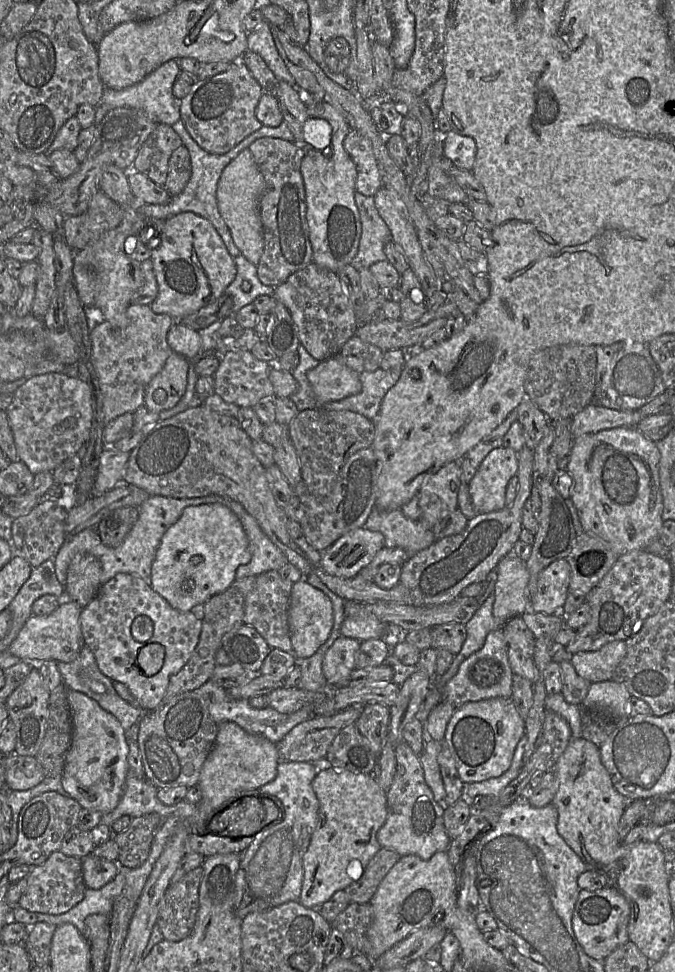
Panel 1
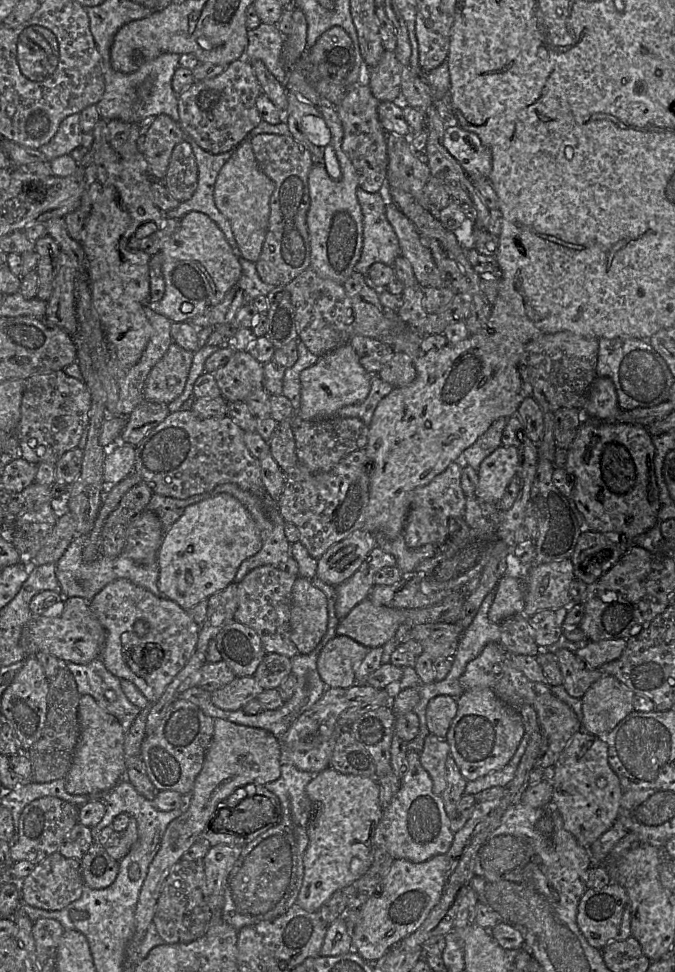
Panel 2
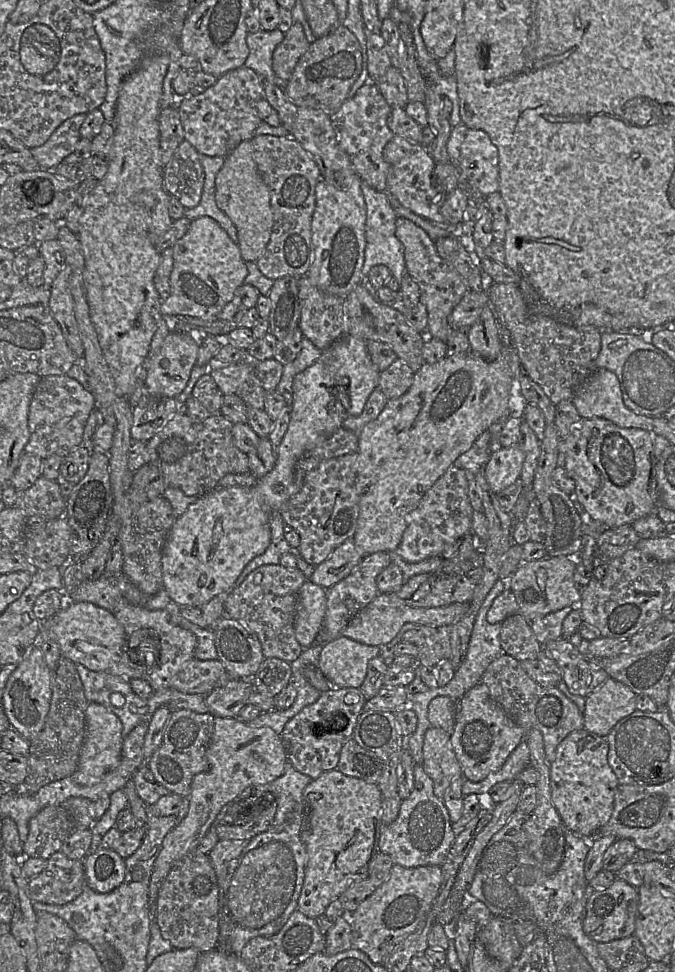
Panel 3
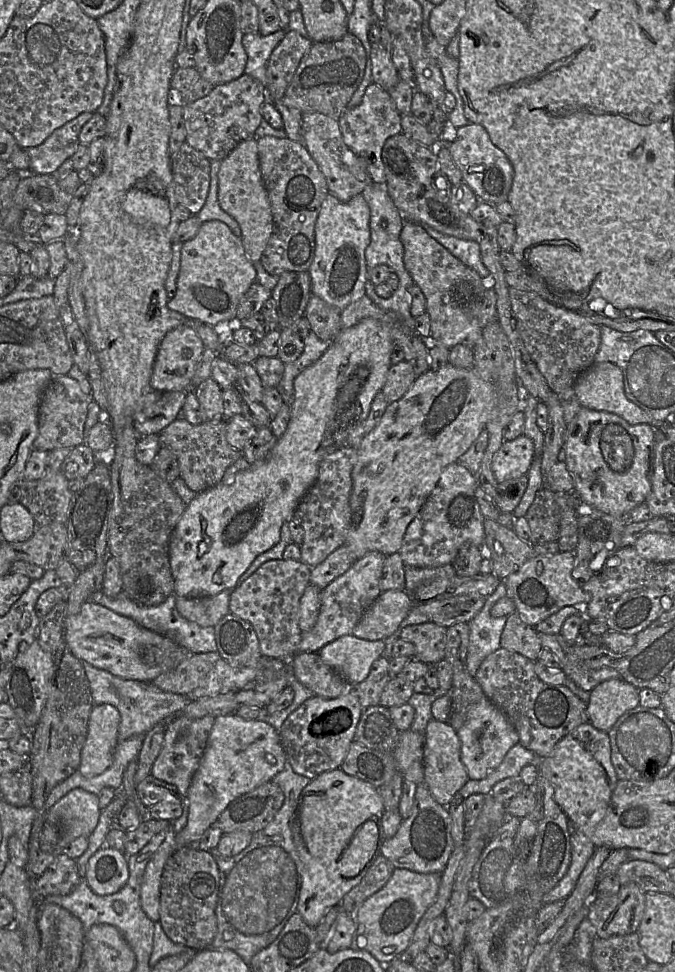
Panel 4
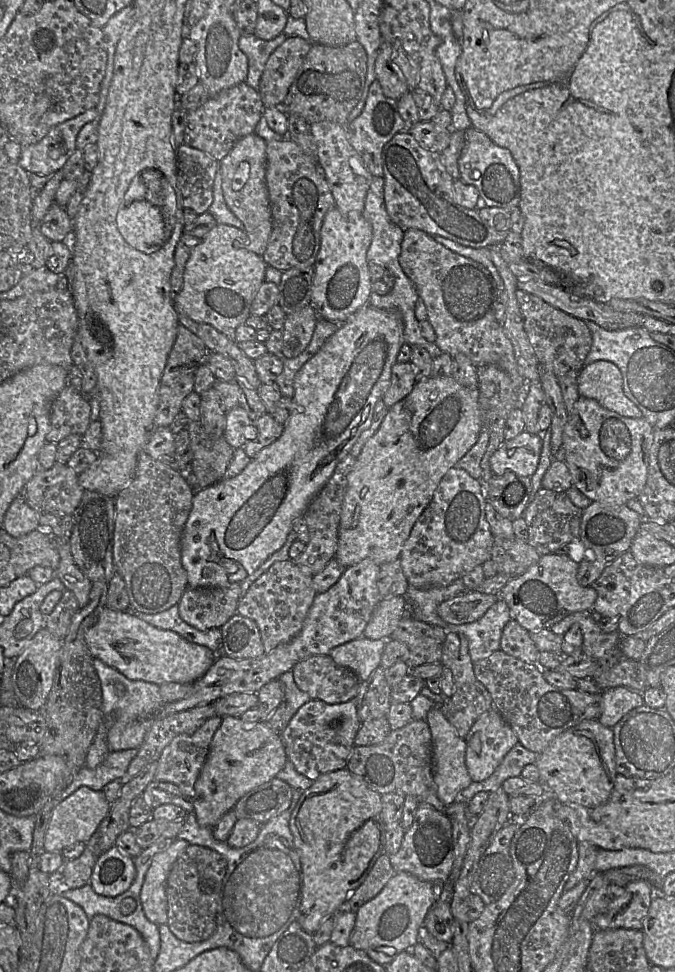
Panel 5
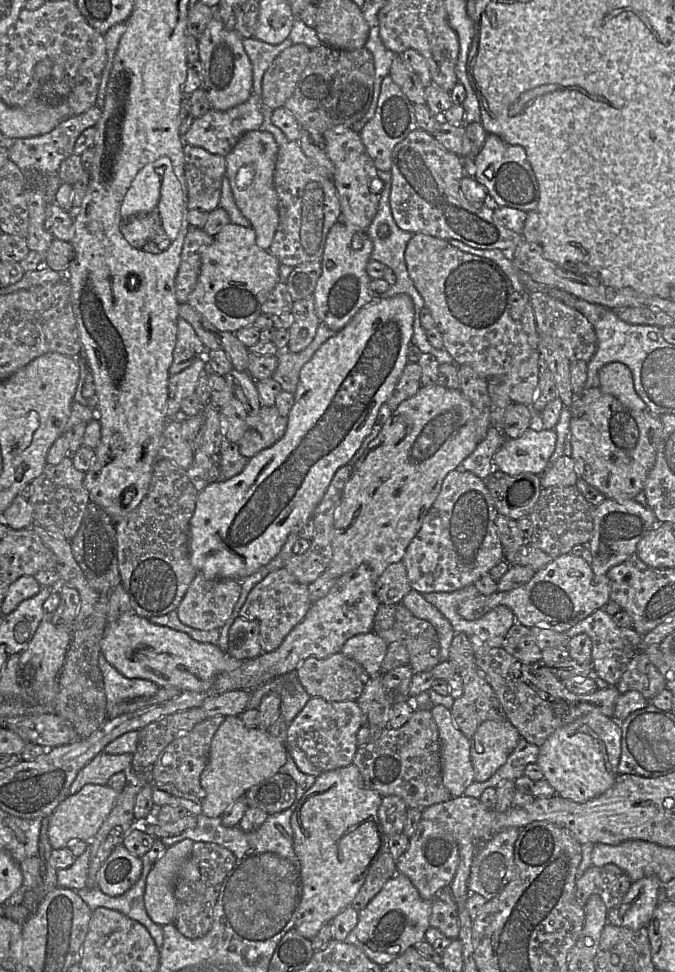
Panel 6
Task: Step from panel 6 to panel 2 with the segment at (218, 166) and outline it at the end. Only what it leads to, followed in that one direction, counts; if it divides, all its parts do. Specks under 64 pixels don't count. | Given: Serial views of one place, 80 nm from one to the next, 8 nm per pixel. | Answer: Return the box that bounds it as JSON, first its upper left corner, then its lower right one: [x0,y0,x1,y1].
[161,141,198,202]

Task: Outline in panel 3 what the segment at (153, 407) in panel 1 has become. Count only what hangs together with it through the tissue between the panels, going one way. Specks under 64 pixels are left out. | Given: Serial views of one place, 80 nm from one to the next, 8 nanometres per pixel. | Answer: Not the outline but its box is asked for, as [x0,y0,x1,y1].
[144,332,199,398]

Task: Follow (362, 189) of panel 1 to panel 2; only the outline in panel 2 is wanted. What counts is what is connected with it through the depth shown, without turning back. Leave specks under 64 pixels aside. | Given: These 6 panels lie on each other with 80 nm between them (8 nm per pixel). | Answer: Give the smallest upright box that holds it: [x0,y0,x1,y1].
[336,81,388,193]

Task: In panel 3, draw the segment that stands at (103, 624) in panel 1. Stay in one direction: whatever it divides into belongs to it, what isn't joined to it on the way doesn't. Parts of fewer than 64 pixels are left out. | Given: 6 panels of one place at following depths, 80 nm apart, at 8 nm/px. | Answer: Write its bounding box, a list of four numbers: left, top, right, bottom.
[113,604,197,691]

